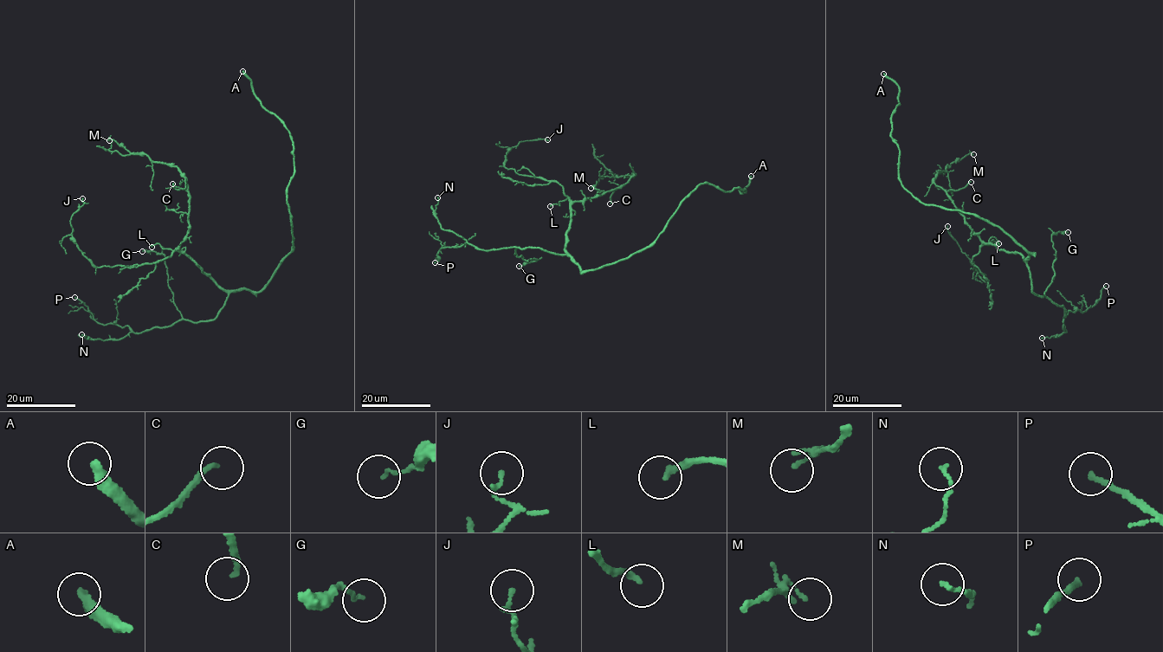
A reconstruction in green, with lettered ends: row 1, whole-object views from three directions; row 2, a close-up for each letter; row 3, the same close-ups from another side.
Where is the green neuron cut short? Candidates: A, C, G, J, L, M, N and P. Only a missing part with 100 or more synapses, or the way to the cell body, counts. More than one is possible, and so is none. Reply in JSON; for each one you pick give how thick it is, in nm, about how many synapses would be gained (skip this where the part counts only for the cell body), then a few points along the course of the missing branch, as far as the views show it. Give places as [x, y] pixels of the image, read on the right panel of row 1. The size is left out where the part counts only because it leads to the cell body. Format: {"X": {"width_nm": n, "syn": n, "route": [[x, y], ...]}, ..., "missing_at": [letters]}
{"A": {"width_nm": 320, "syn": 250, "route": [[883, 74], [849, 61], [848, 79], [859, 105], [853, 122], [853, 160], [856, 167], [902, 181], [920, 180]]}, "missing_at": ["A"]}

